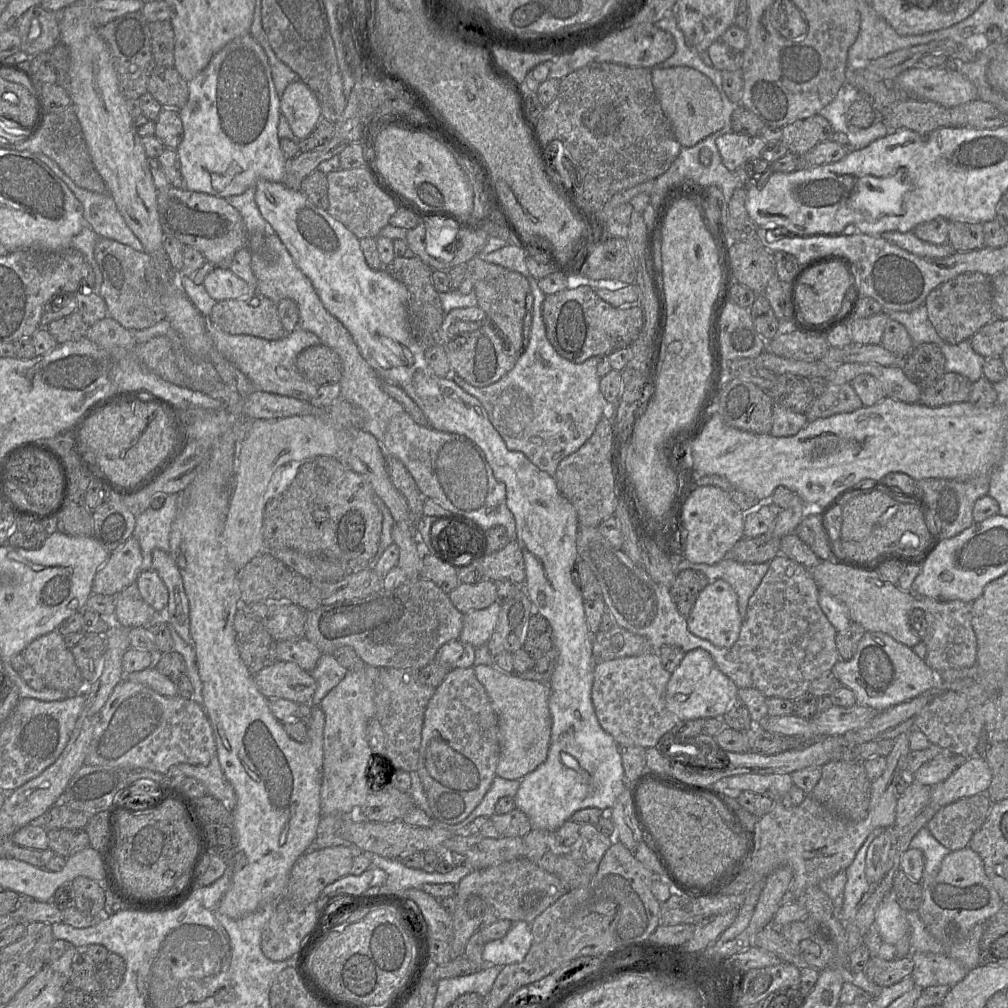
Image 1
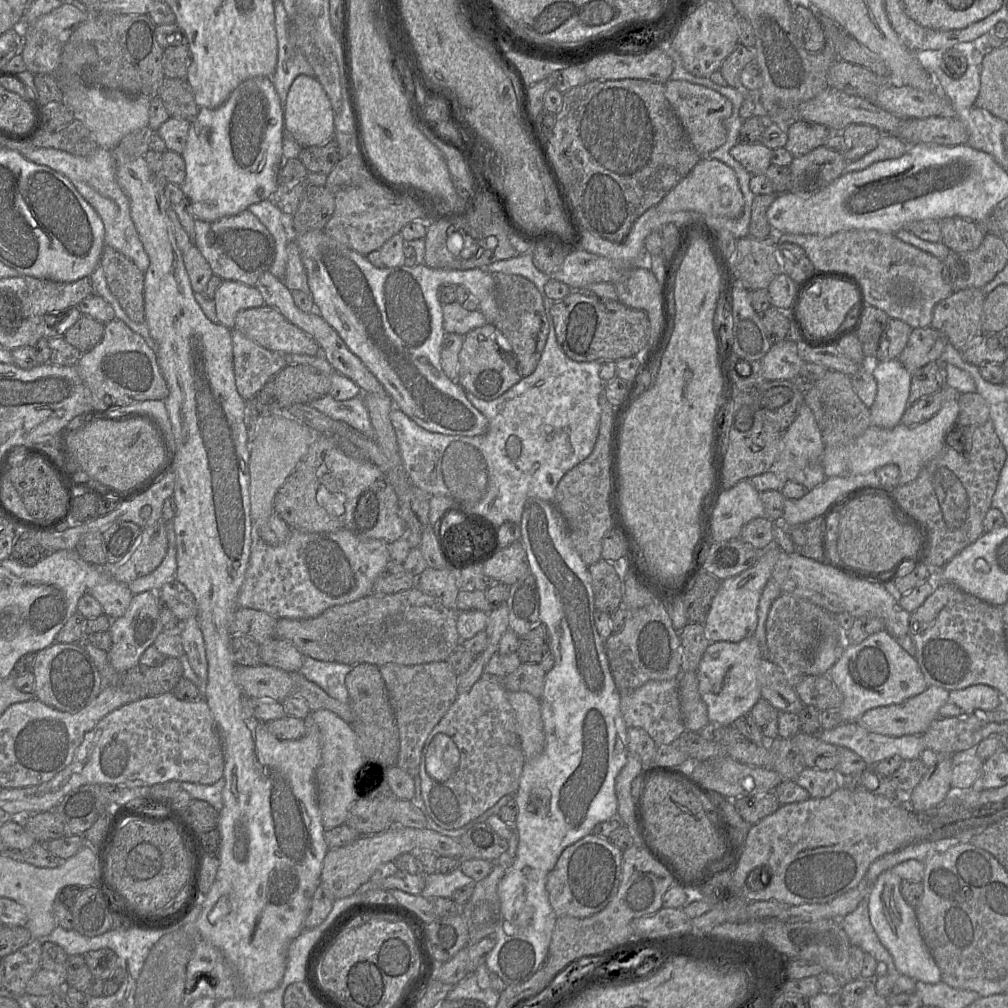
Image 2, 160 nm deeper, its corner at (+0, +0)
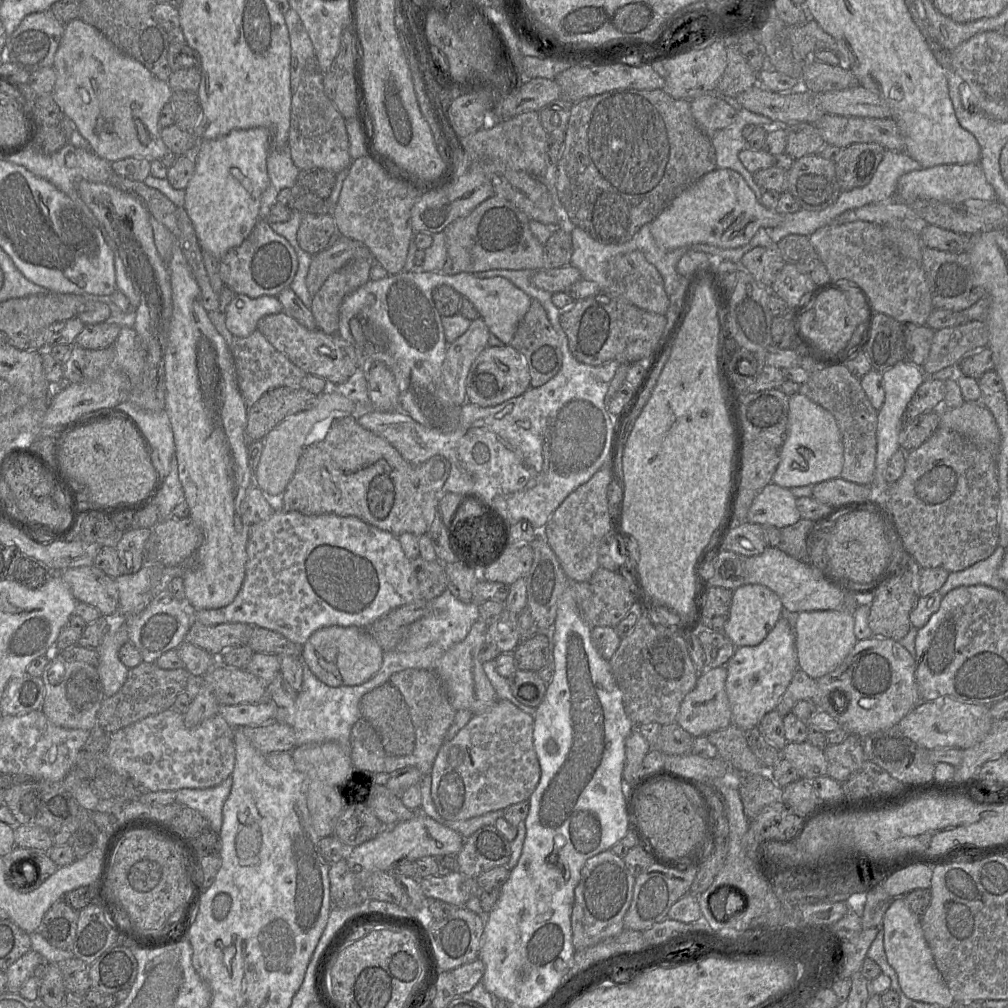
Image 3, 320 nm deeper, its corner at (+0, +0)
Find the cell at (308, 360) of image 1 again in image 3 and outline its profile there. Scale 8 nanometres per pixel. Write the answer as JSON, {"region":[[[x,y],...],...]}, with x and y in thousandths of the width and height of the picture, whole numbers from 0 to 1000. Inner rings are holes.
{"region":[[[284,383],[271,385],[262,390],[259,395],[246,406],[245,421],[243,425],[245,442],[248,438],[260,437],[282,416],[308,406],[314,399],[314,395],[315,393],[303,386]]]}

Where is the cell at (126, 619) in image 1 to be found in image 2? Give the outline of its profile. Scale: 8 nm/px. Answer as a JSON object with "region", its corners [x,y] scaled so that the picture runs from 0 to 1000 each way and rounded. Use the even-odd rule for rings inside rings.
{"region":[[[90,563],[86,581],[86,588],[99,598],[103,609],[111,615],[124,609],[132,592],[126,579],[115,576],[103,563]]]}

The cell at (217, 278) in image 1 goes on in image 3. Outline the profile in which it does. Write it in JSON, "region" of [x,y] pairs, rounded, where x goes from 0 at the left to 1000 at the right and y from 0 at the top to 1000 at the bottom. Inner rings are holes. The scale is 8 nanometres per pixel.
{"region":[[[233,292],[224,305],[223,320],[231,333],[245,334],[255,327],[257,316],[279,311],[280,308],[280,302],[274,294],[248,296],[242,292]]]}

